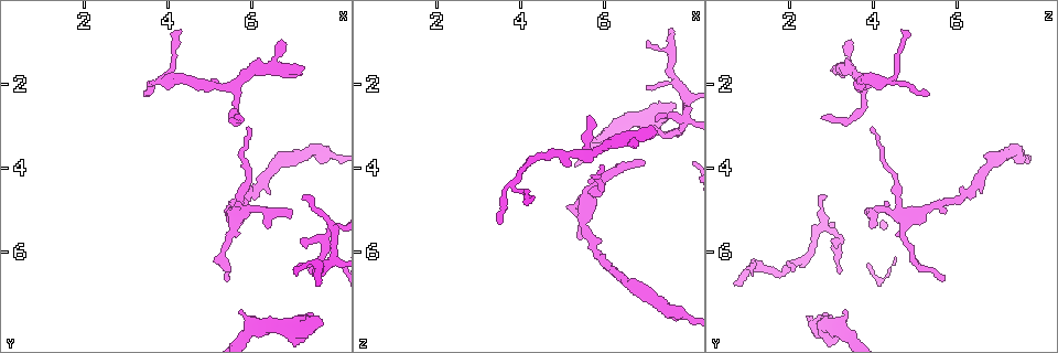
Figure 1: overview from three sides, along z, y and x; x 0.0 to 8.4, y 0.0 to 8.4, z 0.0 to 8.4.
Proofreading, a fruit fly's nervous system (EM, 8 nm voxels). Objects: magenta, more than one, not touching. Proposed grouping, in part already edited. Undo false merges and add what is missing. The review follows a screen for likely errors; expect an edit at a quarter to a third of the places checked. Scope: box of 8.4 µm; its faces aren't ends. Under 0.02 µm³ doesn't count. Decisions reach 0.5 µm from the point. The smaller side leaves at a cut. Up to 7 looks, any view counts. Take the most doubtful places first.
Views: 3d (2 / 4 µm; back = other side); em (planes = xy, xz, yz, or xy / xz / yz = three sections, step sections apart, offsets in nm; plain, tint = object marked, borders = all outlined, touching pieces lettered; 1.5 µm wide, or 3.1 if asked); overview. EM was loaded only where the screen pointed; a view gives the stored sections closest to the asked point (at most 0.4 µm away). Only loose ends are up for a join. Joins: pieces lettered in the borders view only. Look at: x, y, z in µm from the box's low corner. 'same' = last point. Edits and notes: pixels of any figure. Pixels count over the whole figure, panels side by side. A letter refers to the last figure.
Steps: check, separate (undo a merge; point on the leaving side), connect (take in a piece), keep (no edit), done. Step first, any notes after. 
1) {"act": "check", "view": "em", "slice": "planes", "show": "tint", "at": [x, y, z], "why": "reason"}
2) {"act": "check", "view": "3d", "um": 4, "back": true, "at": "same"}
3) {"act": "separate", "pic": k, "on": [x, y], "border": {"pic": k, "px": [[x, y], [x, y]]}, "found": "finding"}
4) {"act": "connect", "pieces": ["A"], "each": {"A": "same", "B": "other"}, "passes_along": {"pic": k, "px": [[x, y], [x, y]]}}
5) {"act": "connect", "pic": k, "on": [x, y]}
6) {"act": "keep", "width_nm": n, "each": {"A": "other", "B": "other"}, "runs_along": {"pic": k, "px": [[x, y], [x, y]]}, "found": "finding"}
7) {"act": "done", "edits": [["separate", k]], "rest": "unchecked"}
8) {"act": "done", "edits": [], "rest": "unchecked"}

{"act": "check", "view": "3d", "um": 2, "at": [7.60, 6.85, 0.75], "why": "free end"}

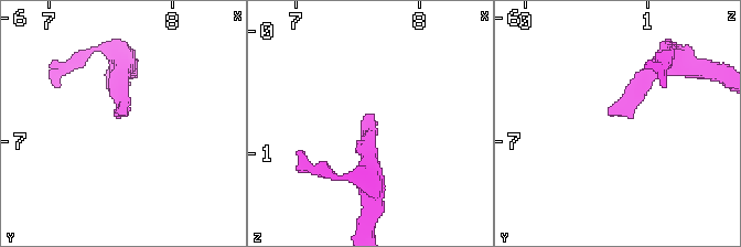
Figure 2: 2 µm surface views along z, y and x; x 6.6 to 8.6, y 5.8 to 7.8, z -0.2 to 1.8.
{"act": "check", "view": "em", "slice": "xy", "step": 8, "show": "borders", "at": [7.58, 6.78, 0.70], "why": "need the tissue"}

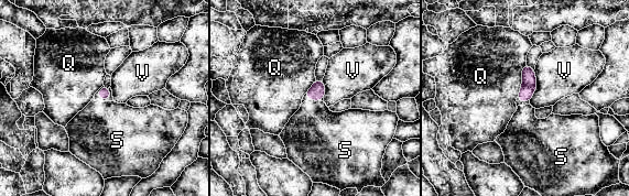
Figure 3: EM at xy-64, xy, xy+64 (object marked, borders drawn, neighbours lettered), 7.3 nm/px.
{"act": "check", "view": "em", "slice": "planes", "show": "borders", "at": "same", "why": "cut it another way"}

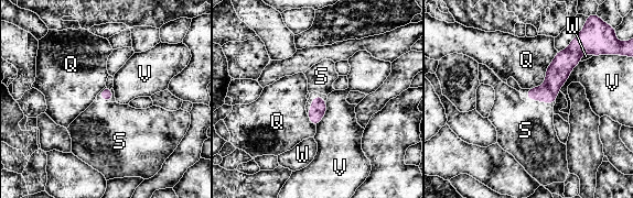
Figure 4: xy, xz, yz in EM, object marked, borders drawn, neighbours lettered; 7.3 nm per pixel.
{"act": "connect", "pieces": ["S"], "each": {"Q": "other", "S": "same", "V": "other", "W": "other"}, "passes_along": {"pic": 4, "px": [[557, 74], [537, 100], [525, 130]]}, "found": "the neuron continues"}

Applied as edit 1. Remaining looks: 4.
{"act": "check", "view": "overview", "why": "redraw"}

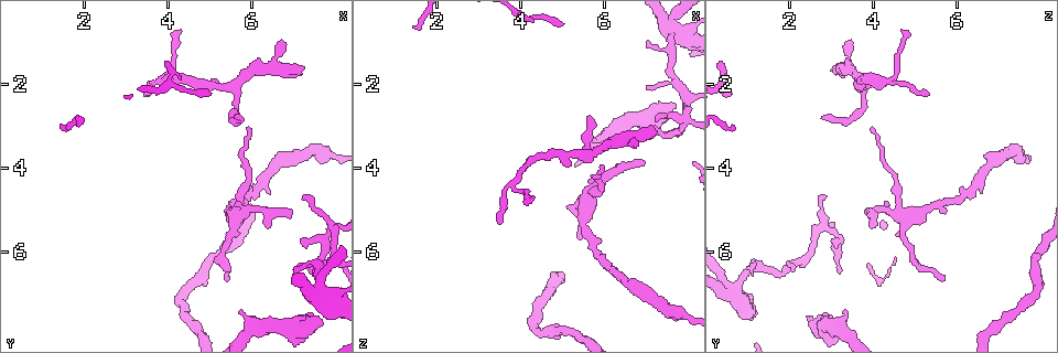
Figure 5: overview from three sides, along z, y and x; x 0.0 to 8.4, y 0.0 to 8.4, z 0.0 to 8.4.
{"act": "check", "view": "em", "slice": "yz", "step": 8, "show": "tint", "at": [7.60, 7.60, 2.55], "why": "free end"}

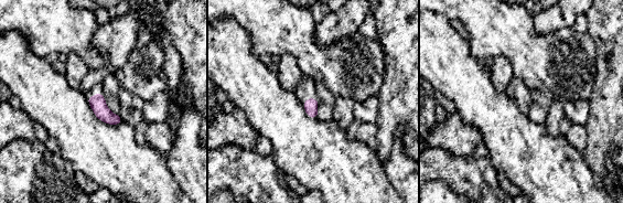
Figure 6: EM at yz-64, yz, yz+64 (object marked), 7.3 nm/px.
{"act": "check", "view": "em", "slice": "yz", "step": 8, "show": "borders", "at": "same"}

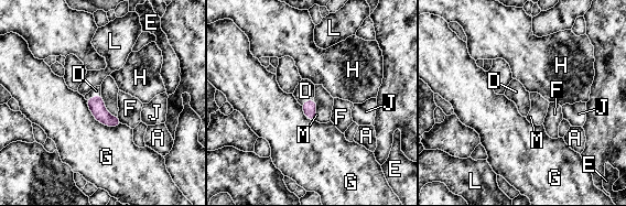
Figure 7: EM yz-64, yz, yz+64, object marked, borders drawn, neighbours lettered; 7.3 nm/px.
{"act": "connect", "pieces": ["D"], "each": {"A": "other", "D": "same", "E": "other", "F": "other", "G": "other", "H": "other", "J": "other", "L": "other", "M": "other"}, "found": "it goes on there"}

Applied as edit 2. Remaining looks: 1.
{"act": "done", "edits": [["connect", 4], ["connect", 7]], "rest": "unchecked"}

